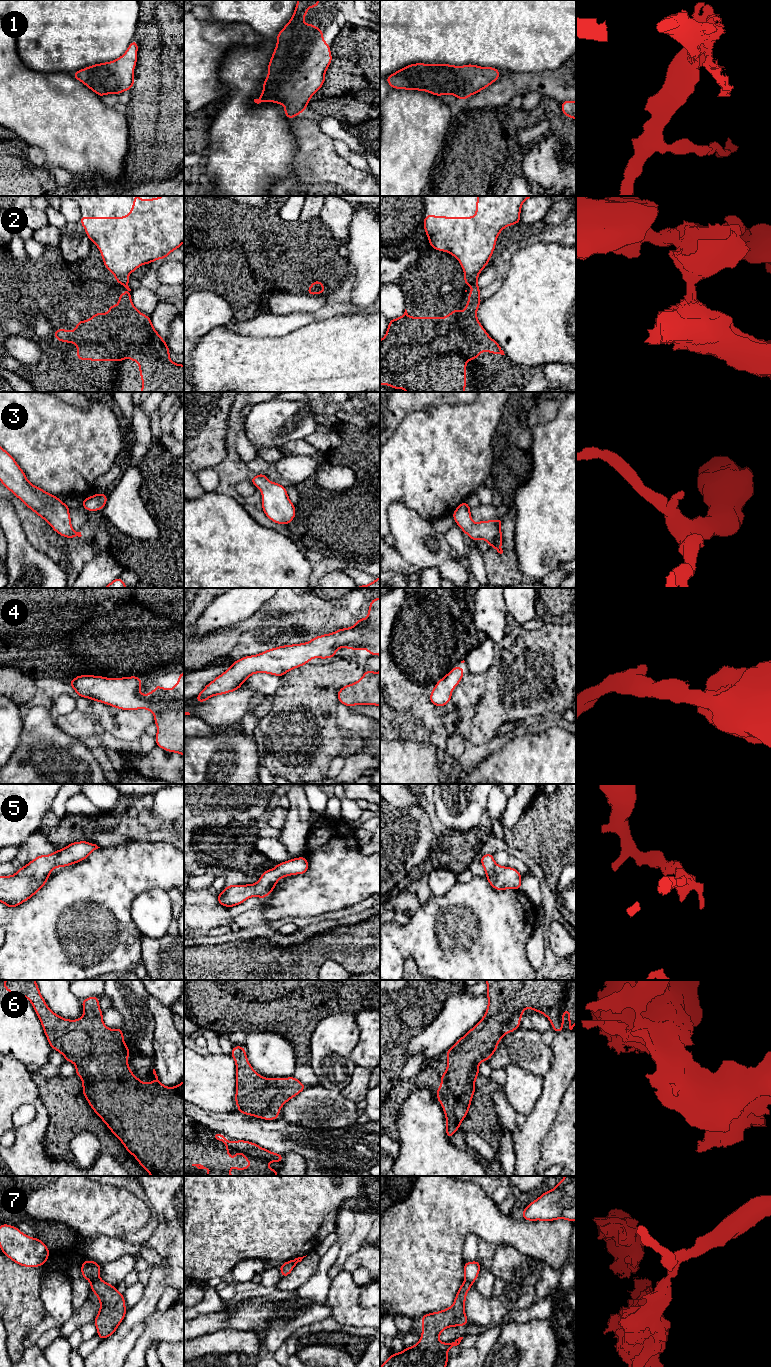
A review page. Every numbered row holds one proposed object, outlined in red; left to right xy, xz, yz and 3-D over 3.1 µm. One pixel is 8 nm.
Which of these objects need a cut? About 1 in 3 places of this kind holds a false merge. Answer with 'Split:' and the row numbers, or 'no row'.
Split: 2, 7

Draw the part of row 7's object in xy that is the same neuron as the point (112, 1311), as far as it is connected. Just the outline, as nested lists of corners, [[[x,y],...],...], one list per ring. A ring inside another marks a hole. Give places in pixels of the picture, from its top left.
[[[100,1278],[91,1282],[90,1290],[92,1290],[100,1300],[100,1310],[93,1322],[97,1327],[97,1335],[102,1341],[114,1334],[125,1317],[127,1309],[125,1307],[124,1295],[117,1291],[116,1286],[110,1285]]]

